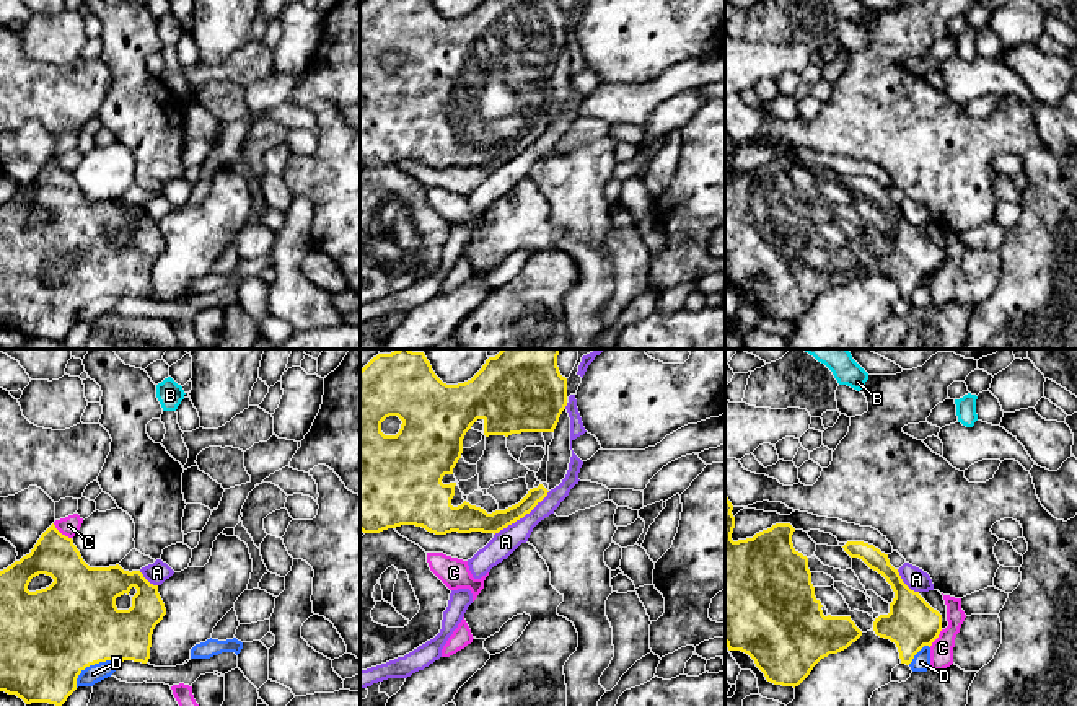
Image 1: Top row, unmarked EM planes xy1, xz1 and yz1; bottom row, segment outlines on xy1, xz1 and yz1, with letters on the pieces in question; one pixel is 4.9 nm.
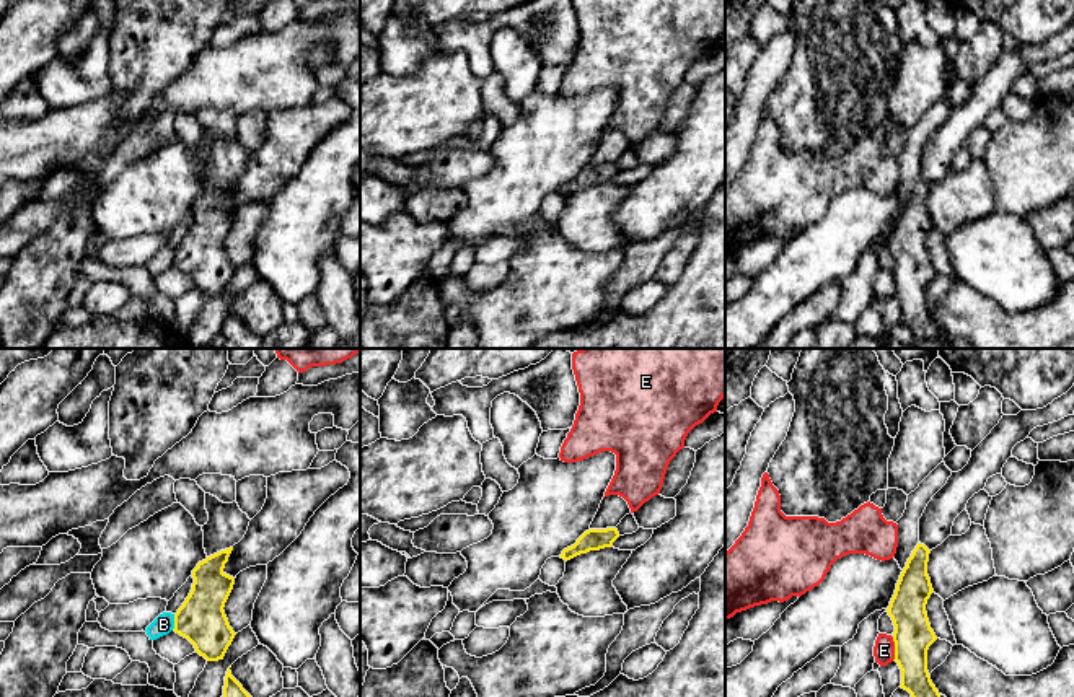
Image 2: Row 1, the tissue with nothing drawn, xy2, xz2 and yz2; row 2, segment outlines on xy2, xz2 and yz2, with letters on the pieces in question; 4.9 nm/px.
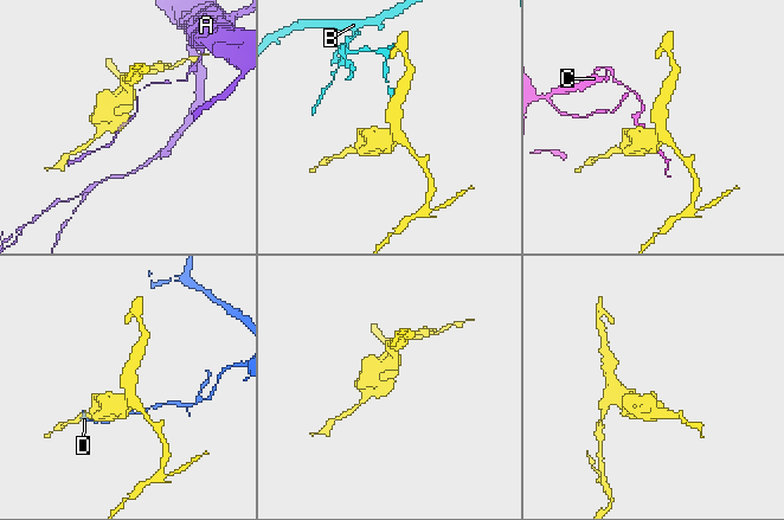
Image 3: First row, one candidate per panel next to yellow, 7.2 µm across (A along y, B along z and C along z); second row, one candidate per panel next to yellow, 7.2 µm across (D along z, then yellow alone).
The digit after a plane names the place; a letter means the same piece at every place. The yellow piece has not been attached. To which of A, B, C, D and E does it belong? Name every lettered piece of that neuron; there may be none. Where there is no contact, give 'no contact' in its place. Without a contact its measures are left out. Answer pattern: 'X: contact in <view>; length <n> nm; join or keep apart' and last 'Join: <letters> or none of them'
A: contact in xz1; length 360 nm; keep apart
B: contact in xy2; length 80 nm; keep apart
C: contact in xy1; length 120 nm; keep apart
D: contact in xy1; length 260 nm; keep apart
E: contact in yz2; length 120 nm; keep apart
Join: none of them

